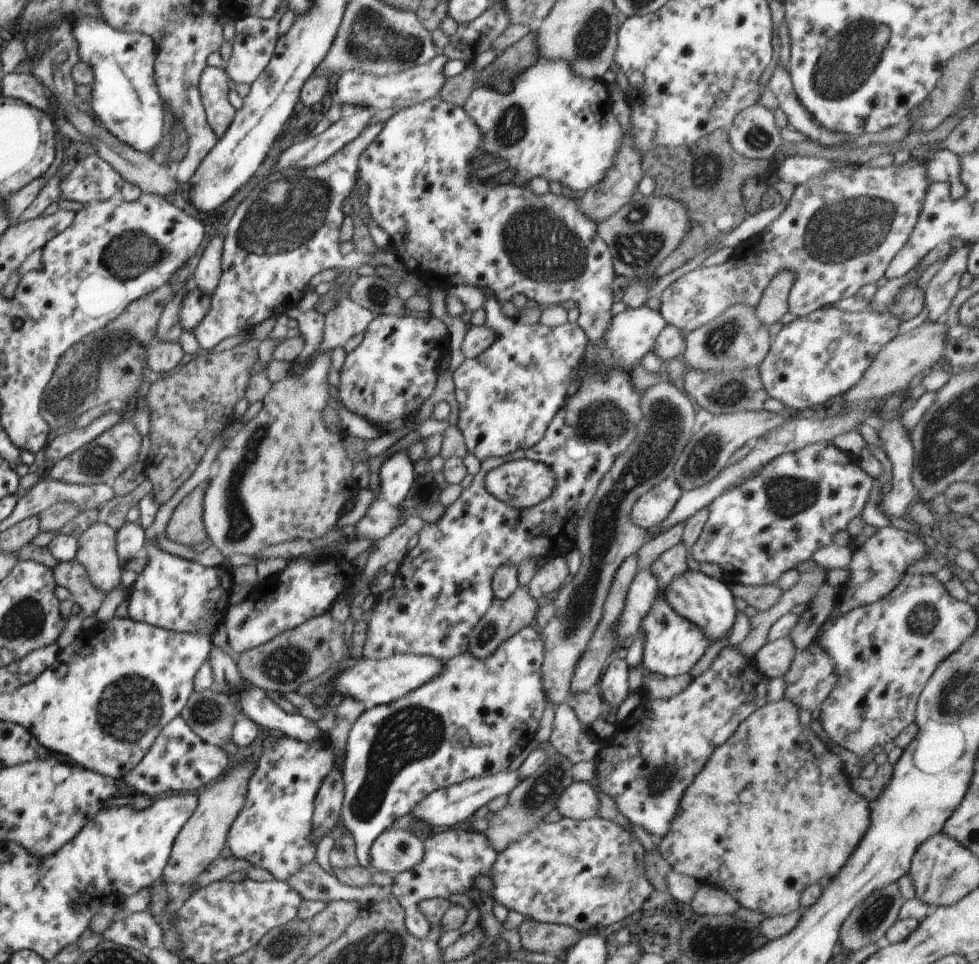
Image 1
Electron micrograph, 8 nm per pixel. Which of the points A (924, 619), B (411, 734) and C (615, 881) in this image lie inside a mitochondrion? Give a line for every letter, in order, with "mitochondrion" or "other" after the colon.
A: mitochondrion
B: mitochondrion
C: mitochondrion

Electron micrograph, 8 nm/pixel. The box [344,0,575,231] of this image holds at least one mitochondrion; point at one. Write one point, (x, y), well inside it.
(510, 129)

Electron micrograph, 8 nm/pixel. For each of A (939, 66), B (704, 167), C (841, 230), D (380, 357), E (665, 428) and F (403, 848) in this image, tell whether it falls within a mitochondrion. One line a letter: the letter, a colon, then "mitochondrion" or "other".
A: other
B: mitochondrion
C: mitochondrion
D: other
E: mitochondrion
F: mitochondrion

